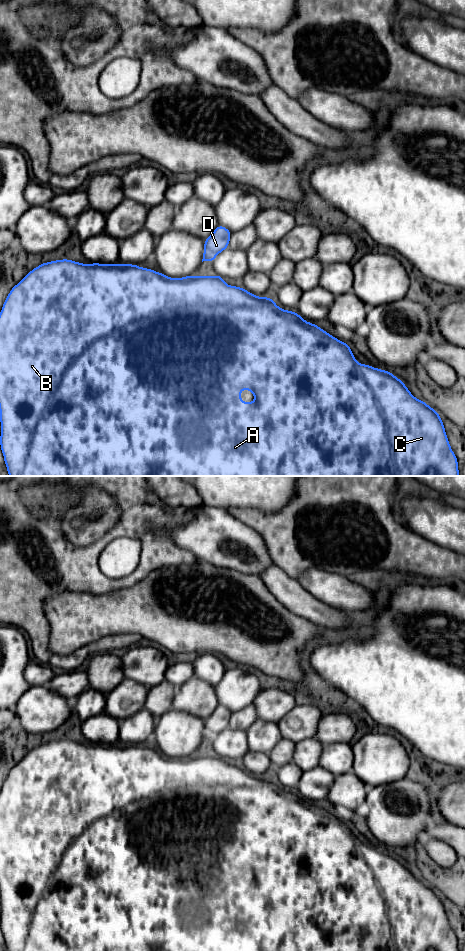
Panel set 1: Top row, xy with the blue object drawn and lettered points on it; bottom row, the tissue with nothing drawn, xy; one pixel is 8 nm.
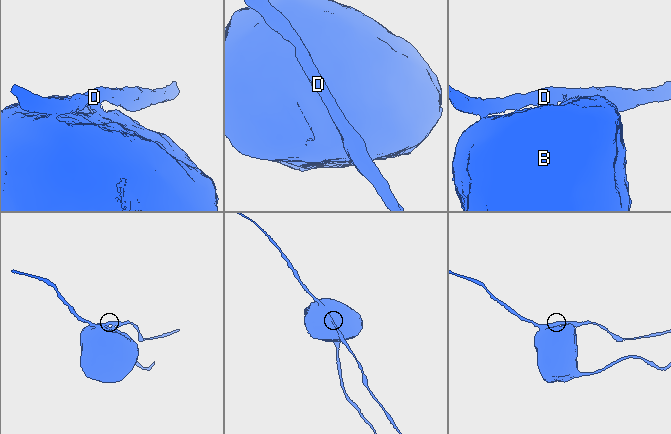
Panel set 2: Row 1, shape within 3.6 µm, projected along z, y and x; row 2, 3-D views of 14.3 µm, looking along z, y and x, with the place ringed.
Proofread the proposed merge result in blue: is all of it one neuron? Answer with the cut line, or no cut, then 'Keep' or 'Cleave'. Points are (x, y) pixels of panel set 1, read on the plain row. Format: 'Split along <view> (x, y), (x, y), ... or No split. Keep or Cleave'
Split along xy (204, 732), (208, 735), (216, 735). Cleave

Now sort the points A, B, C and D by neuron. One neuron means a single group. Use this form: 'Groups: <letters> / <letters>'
Groups: A B C / D

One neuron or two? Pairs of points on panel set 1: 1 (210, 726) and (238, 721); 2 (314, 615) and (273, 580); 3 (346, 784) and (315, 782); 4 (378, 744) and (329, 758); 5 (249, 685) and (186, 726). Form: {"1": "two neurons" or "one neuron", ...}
{"1": "one neuron", "2": "one neuron", "3": "two neurons", "4": "two neurons", "5": "two neurons"}

